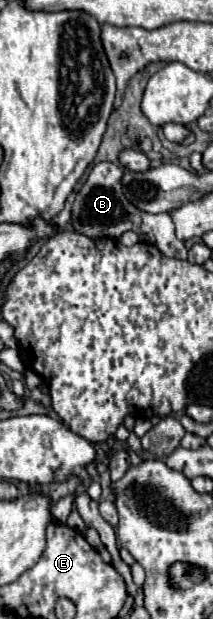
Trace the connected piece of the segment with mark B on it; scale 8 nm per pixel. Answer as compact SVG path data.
M108 161L92 167L88 179L80 187L80 193L76 193L76 197L74 197L70 229L74 233L86 235L94 241L96 239L118 239L122 233L134 231L138 235L146 235L146 239L150 243L154 243L162 255L168 255L174 259L186 259L188 251L186 251L184 243L174 233L174 223L172 223L170 213L152 215L152 213L146 213L146 211L140 211L138 207L134 207L128 201L128 197L122 193L122 187L120 187L122 175L124 175L124 171L118 165L108 163Z

